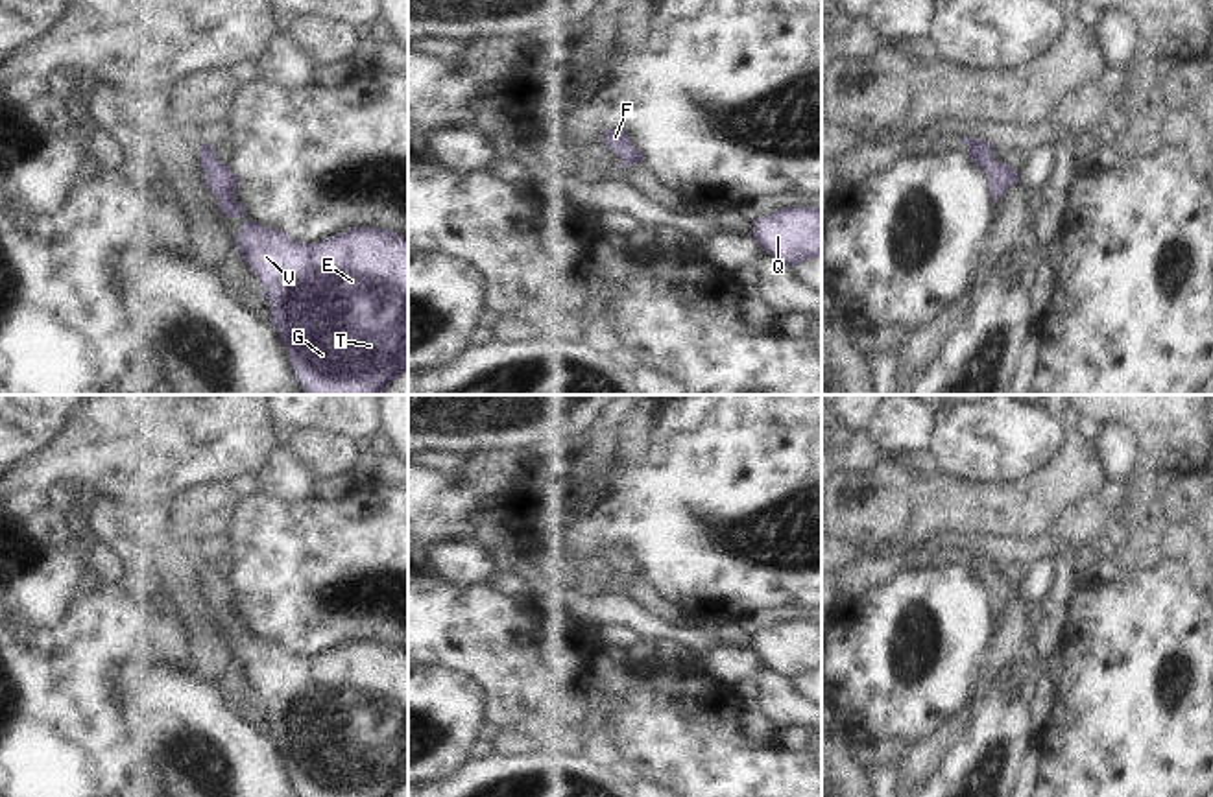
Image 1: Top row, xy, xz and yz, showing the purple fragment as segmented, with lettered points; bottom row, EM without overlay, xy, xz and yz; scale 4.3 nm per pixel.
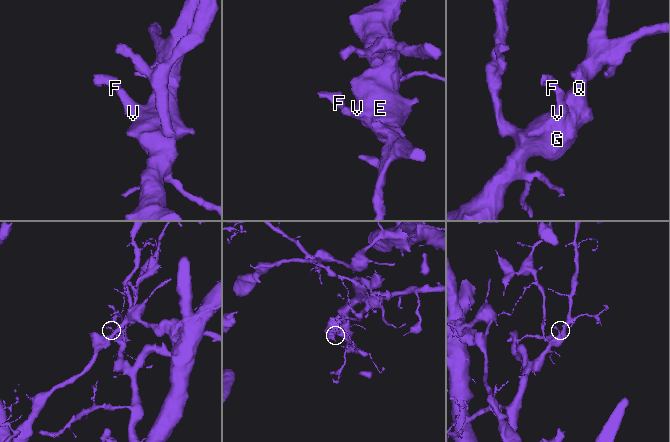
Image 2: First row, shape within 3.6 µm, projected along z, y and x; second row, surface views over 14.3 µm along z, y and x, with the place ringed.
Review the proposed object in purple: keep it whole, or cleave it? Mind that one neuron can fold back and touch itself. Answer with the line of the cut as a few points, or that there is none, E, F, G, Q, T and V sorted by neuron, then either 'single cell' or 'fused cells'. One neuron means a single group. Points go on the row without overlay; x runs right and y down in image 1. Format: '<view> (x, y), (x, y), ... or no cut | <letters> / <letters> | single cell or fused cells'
no cut | E F G Q T V | single cell

